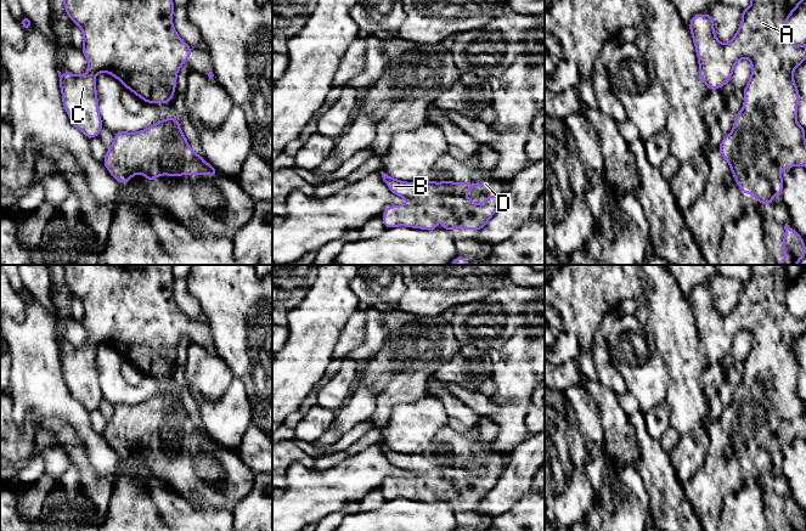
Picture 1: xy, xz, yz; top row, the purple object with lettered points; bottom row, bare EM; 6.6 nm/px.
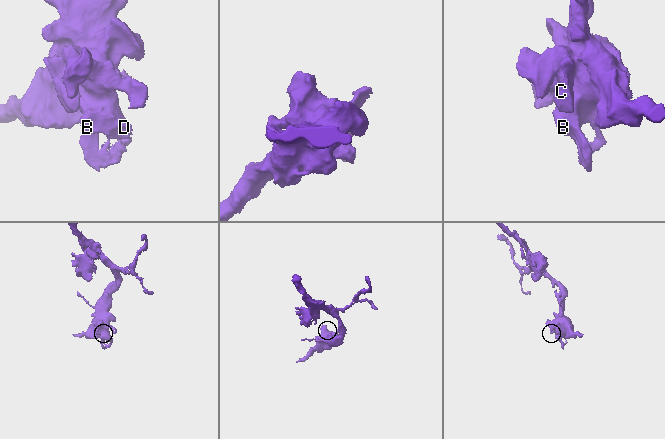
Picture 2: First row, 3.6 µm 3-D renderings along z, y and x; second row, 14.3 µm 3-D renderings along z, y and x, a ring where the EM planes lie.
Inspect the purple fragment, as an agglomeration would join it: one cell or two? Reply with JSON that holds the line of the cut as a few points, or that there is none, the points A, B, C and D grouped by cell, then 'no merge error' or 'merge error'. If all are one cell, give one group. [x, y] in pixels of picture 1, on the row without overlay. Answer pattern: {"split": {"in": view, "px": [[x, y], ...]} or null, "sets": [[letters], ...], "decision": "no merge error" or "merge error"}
{"split": null, "sets": [["A", "B", "C", "D"]], "decision": "no merge error"}

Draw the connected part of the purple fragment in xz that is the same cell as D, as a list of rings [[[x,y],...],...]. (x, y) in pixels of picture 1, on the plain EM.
[[[381,444],[383,453],[394,467],[411,473],[411,476],[389,478],[382,486],[385,501],[407,498],[422,502],[438,502],[435,491],[443,493],[443,502],[468,501],[479,503],[496,485],[502,468],[489,467],[483,476],[473,475],[466,464],[473,459],[490,461],[491,454],[433,454],[427,451],[417,454],[395,452]]]

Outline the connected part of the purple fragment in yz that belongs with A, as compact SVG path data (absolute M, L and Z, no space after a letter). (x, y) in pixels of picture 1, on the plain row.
M750 265L751 276L742 282L742 295L733 311L722 316L714 303L712 288L694 287L689 303L699 334L699 352L708 361L725 358L742 331L751 333L751 349L744 360L744 377L734 388L733 402L725 408L718 424L731 439L742 465L753 465L759 476L773 476L773 467L782 467L783 440L806 437L806 401L796 392L800 366L793 344L806 332L806 317L795 318L787 309L785 295L806 265Z

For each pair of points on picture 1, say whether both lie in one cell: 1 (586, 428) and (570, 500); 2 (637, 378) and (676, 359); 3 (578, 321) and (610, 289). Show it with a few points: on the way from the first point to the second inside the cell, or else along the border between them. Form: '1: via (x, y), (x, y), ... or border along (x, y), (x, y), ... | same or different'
1: border along (568, 412), (587, 442) | different
2: border along (653, 338), (668, 374), (669, 385), (666, 393) | different
3: via (586, 312), (602, 297) | same

